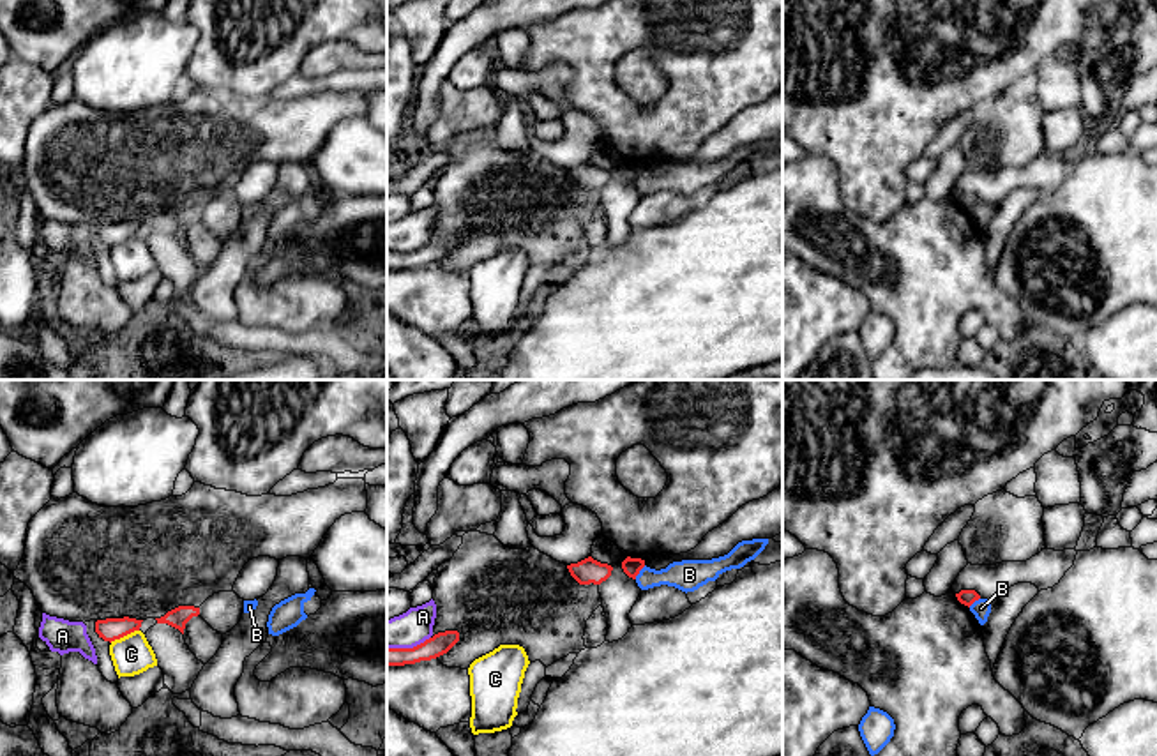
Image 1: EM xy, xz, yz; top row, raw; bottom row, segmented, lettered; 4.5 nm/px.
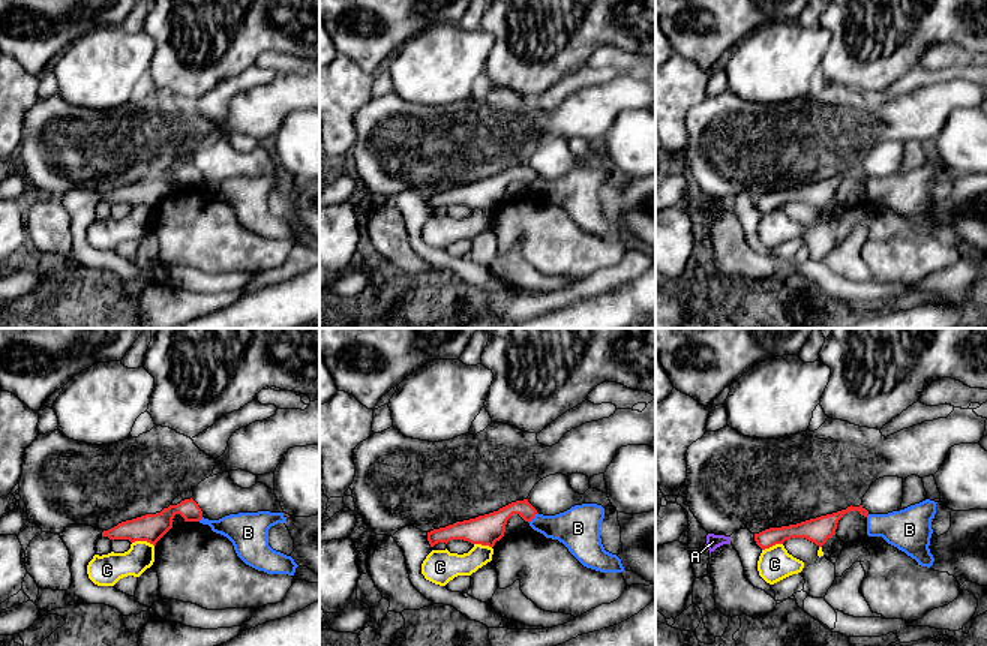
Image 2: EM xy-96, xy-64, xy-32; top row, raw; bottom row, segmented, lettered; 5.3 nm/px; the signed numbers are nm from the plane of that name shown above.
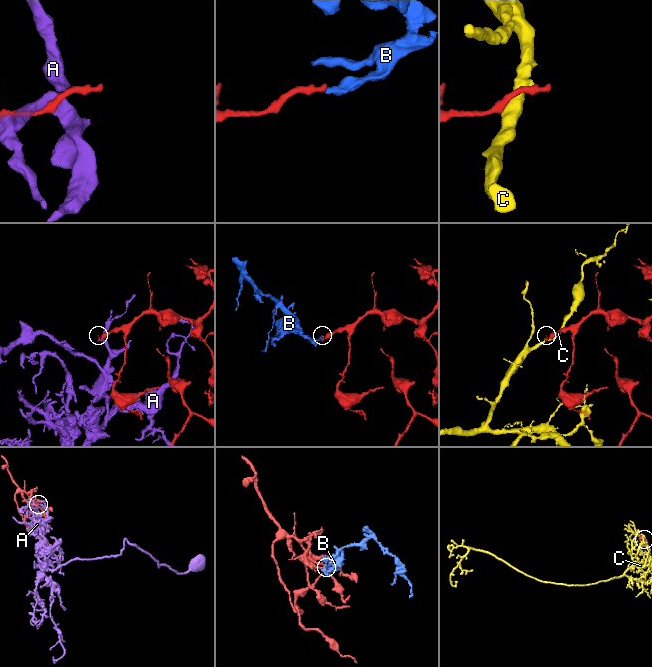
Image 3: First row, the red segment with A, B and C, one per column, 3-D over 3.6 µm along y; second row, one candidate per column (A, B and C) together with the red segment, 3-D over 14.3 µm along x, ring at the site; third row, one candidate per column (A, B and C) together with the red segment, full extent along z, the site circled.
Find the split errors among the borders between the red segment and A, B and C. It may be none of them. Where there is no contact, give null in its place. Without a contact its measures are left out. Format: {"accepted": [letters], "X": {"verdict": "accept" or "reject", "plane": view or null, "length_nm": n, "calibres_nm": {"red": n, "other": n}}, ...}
{"accepted": [], "A": {"verdict": "reject", "plane": "xz", "length_nm": 200, "calibres_nm": {"red": 100, "other": 160}}, "B": {"verdict": "reject", "plane": "xz", "length_nm": 80, "calibres_nm": {"red": 80, "other": 140}}, "C": {"verdict": "reject", "plane": "xy", "length_nm": 150, "calibres_nm": {"red": 110, "other": 180}}}

